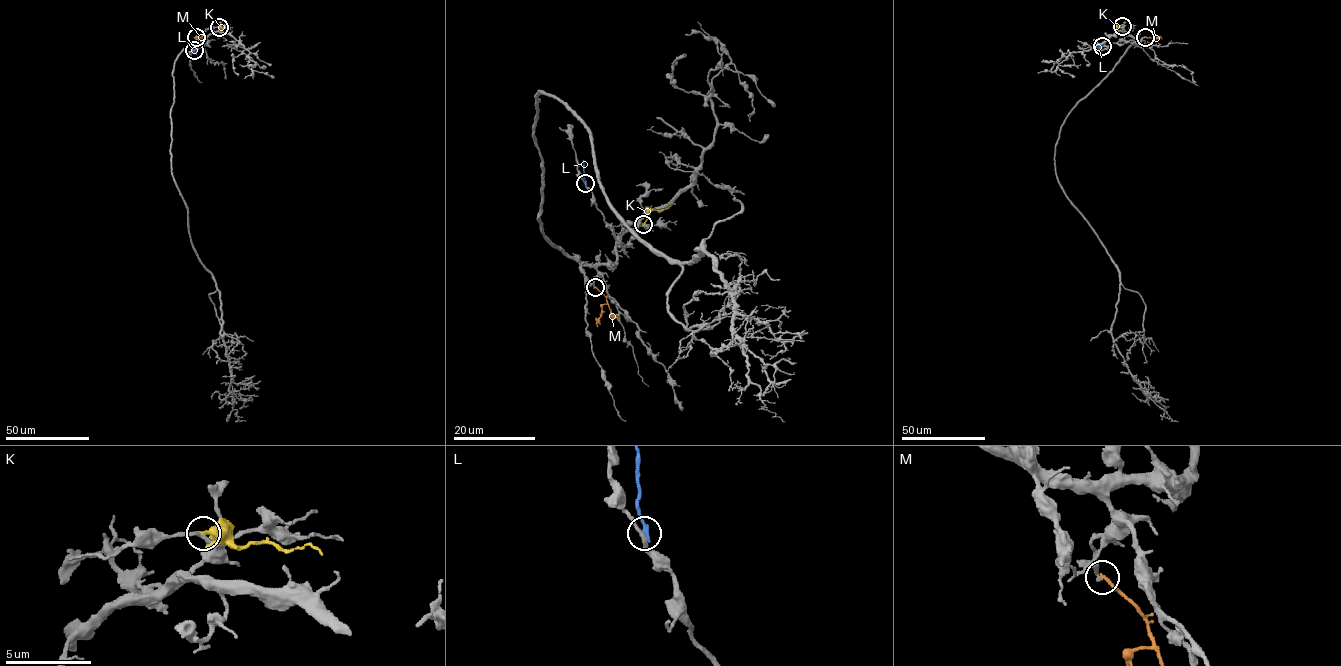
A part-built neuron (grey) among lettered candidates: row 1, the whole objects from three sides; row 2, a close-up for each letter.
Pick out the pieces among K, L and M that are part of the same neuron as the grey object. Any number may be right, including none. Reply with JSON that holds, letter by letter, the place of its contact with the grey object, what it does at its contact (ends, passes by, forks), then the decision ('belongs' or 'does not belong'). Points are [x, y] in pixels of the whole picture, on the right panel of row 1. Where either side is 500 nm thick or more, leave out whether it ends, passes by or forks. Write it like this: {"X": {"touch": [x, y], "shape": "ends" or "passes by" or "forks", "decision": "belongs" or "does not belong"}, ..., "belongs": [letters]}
{"K": {"touch": [1122, 26], "shape": "ends", "decision": "does not belong"}, "L": {"touch": [1102, 46], "shape": "ends", "decision": "does not belong"}, "M": {"touch": [1145, 37], "shape": "passes by", "decision": "does not belong"}, "belongs": []}

